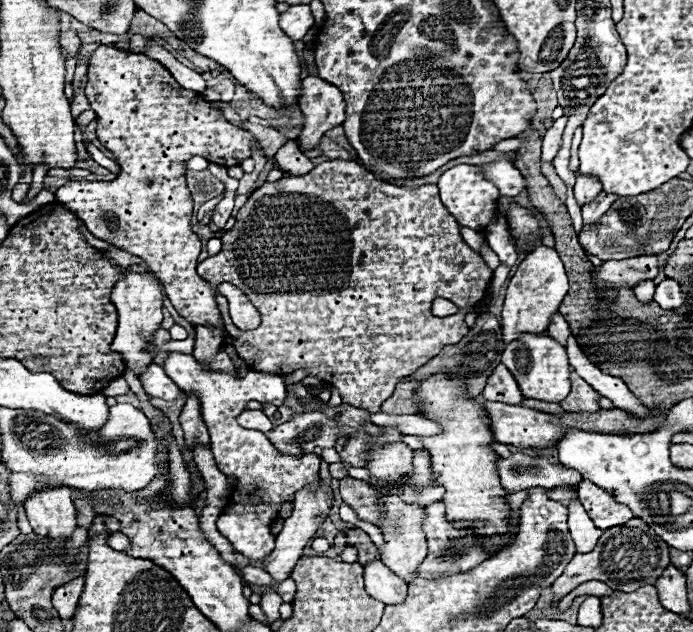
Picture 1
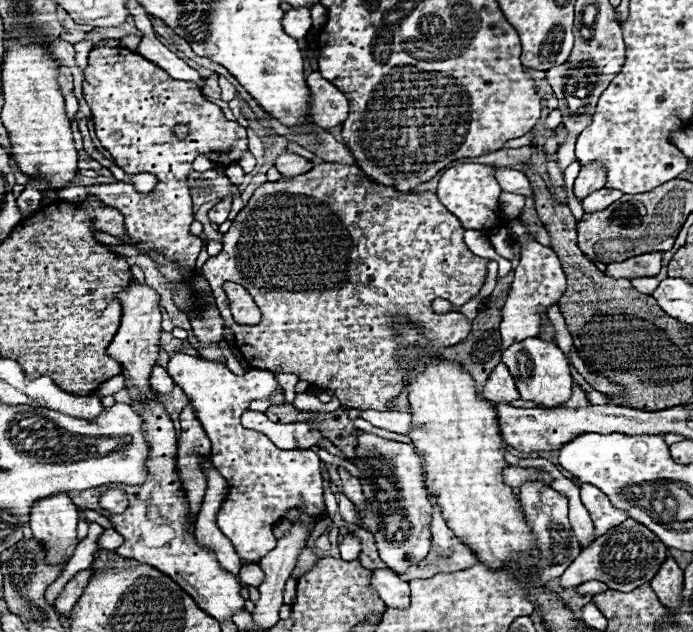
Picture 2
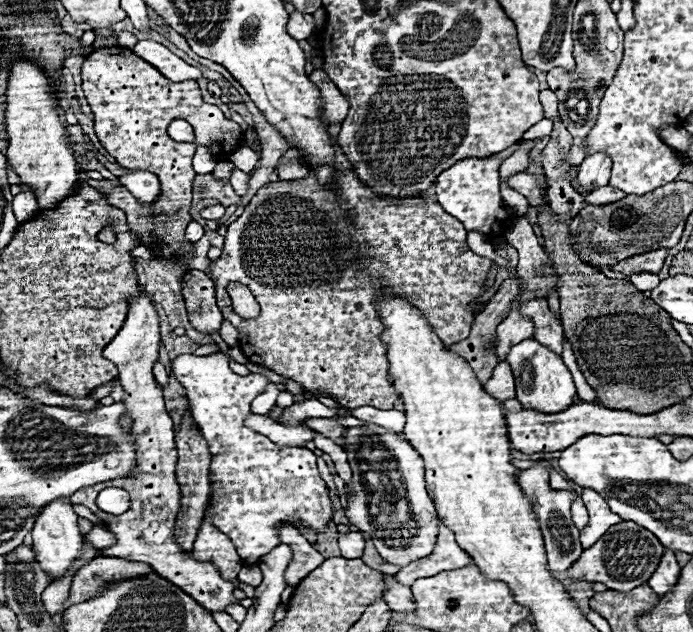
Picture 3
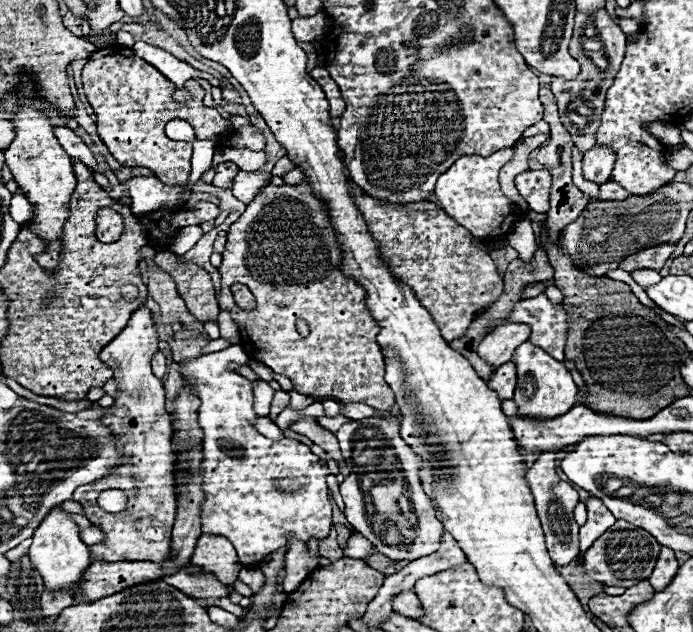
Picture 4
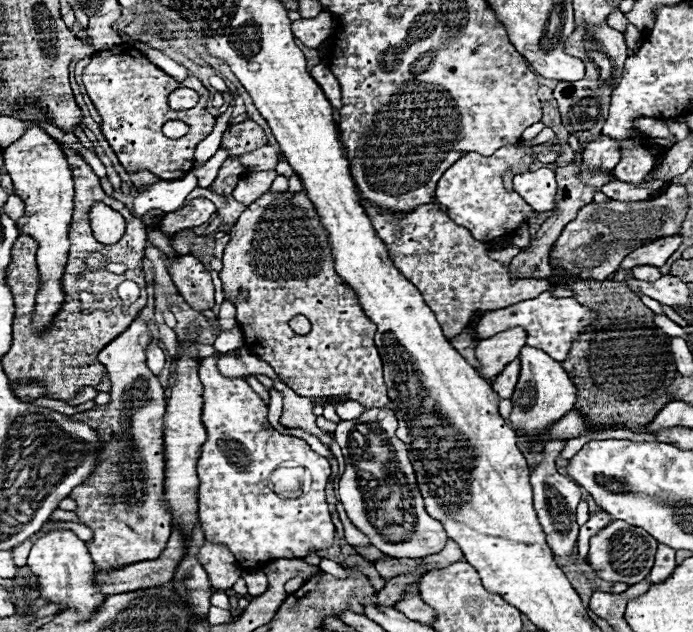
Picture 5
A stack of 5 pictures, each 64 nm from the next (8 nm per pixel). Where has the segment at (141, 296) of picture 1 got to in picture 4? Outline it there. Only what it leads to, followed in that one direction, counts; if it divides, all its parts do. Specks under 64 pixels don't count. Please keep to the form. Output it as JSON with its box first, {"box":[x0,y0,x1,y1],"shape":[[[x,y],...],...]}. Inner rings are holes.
{"box":[72,306,230,606],"shape":[[[140,306],[126,328],[112,340],[108,342],[102,352],[100,360],[108,364],[114,370],[114,380],[118,384],[118,396],[114,398],[112,412],[104,414],[104,424],[116,432],[116,436],[128,436],[132,440],[120,440],[120,452],[124,452],[124,462],[112,476],[104,476],[104,480],[96,480],[94,484],[86,484],[76,488],[72,500],[80,502],[84,508],[84,516],[92,522],[92,526],[100,528],[104,532],[104,540],[98,544],[92,544],[90,554],[94,560],[148,560],[148,562],[166,562],[168,560],[168,550],[170,550],[170,534],[174,526],[174,516],[176,516],[176,496],[174,496],[174,482],[172,482],[172,468],[174,468],[174,450],[172,450],[172,428],[170,428],[170,414],[164,408],[164,386],[162,382],[152,374],[150,360],[154,352],[158,350],[158,338],[156,338],[156,328],[150,318],[150,310],[146,306]],[[104,490],[122,490],[128,496],[126,508],[118,514],[104,512],[98,506],[98,496]],[[182,566],[182,570],[178,570],[176,574],[172,576],[164,576],[164,582],[172,584],[174,588],[182,590],[184,594],[188,596],[194,596],[194,598],[202,598],[206,600],[206,606],[214,606],[214,602],[222,596],[228,596],[230,594],[230,588],[220,584],[212,574],[204,572],[200,576],[196,574],[190,574],[184,570],[186,566]]]}

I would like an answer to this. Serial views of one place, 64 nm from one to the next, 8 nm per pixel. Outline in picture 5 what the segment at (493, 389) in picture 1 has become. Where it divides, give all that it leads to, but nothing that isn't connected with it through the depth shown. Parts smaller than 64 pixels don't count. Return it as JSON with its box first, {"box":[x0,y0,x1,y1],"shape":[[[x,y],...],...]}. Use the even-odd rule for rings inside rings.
{"box":[492,358,520,398],"shape":[[[516,358],[514,362],[510,362],[504,372],[492,382],[492,388],[502,396],[502,398],[510,398],[516,384],[518,384],[518,376],[520,376],[520,360]]]}

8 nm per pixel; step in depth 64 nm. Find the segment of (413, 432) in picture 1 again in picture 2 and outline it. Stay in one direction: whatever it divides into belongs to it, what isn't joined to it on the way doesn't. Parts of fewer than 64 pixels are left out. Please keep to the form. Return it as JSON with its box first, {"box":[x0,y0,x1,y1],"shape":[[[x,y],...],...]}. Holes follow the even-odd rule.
{"box":[360,410,410,434],"shape":[[[360,410],[360,416],[368,420],[372,426],[396,432],[396,434],[408,434],[410,430],[410,414],[408,412],[396,412],[396,410]]]}

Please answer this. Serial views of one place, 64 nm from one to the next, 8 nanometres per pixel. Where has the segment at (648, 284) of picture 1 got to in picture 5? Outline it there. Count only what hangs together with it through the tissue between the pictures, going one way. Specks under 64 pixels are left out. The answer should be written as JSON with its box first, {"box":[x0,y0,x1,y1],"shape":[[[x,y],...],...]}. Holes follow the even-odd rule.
{"box":[632,266,660,282],"shape":[[[638,266],[638,268],[632,268],[632,274],[638,280],[646,280],[646,282],[656,282],[660,278],[660,270],[656,266]]]}

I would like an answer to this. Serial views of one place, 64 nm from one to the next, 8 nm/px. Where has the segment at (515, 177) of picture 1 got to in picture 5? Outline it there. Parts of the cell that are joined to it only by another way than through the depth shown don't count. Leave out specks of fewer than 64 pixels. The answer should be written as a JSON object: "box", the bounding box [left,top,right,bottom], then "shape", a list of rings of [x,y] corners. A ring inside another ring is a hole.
{"box":[516,168,556,212],"shape":[[[540,168],[536,172],[526,172],[516,176],[516,192],[528,202],[536,212],[548,212],[556,206],[556,176],[550,168]]]}

